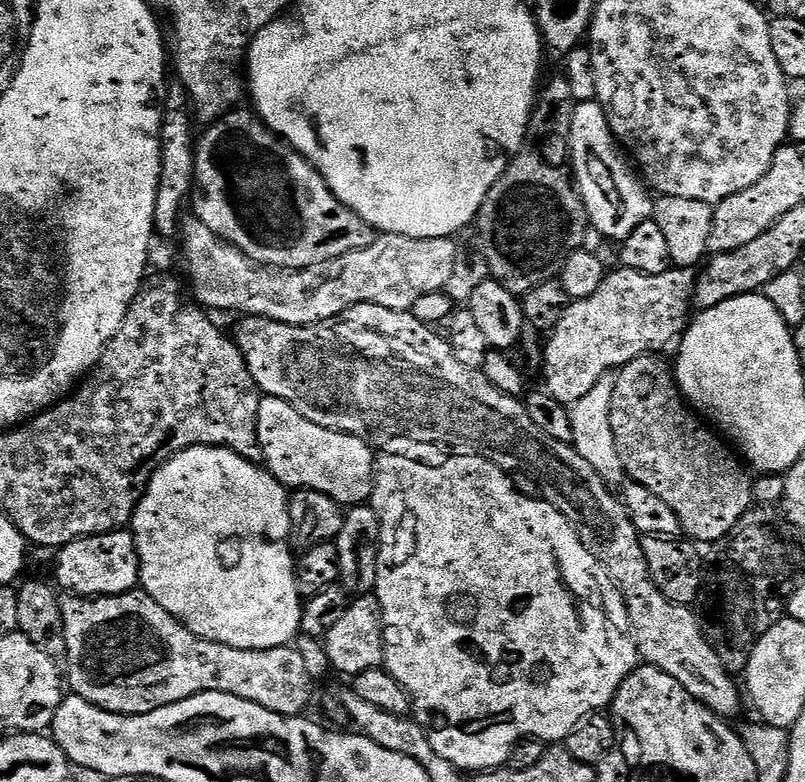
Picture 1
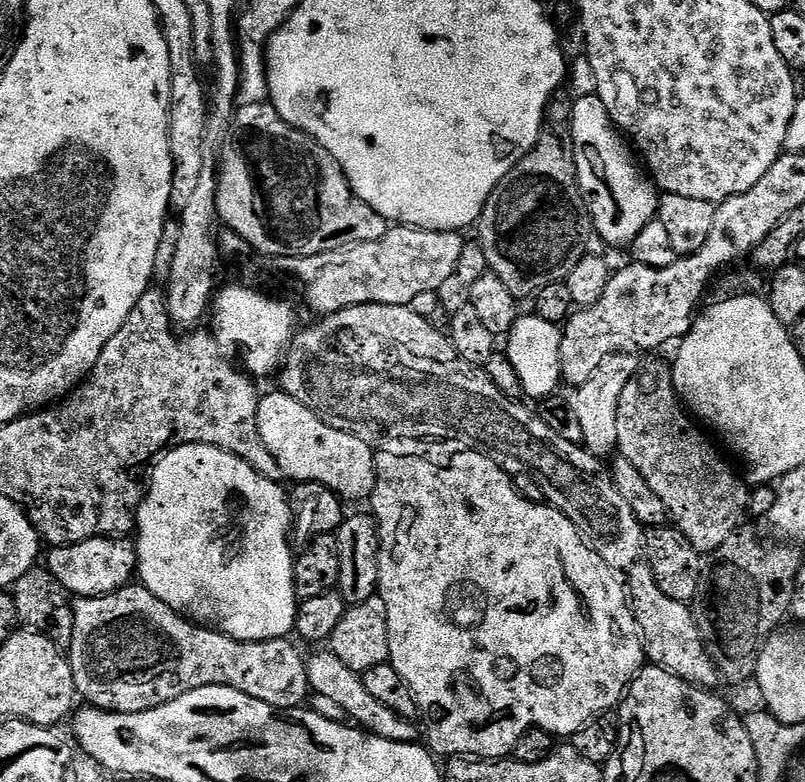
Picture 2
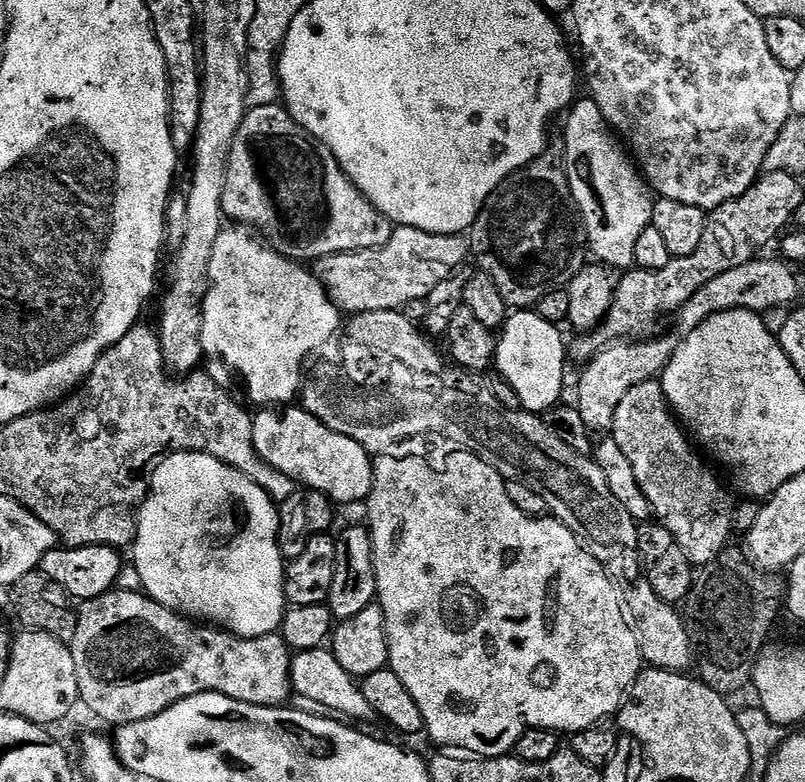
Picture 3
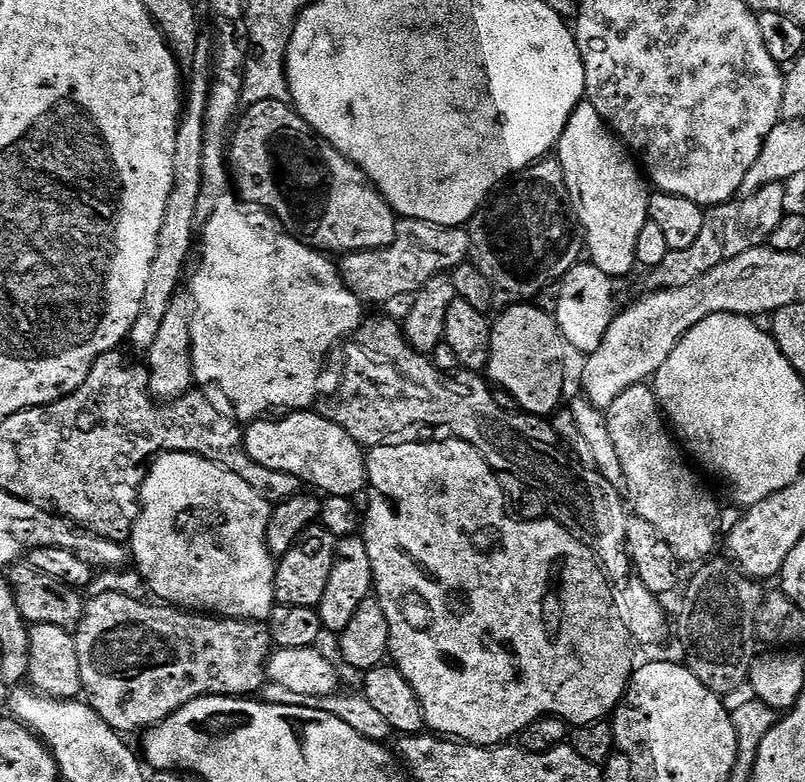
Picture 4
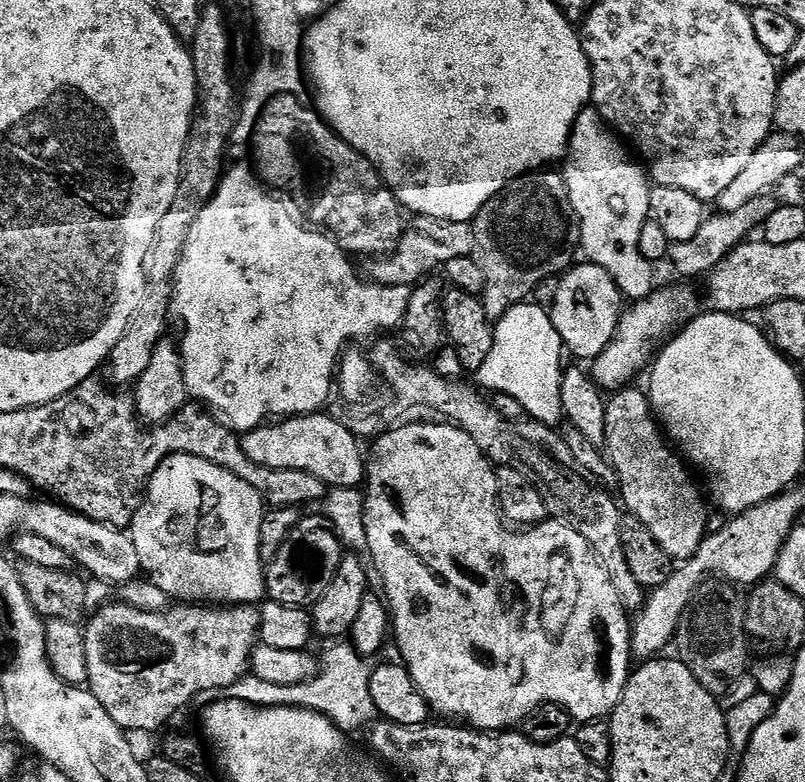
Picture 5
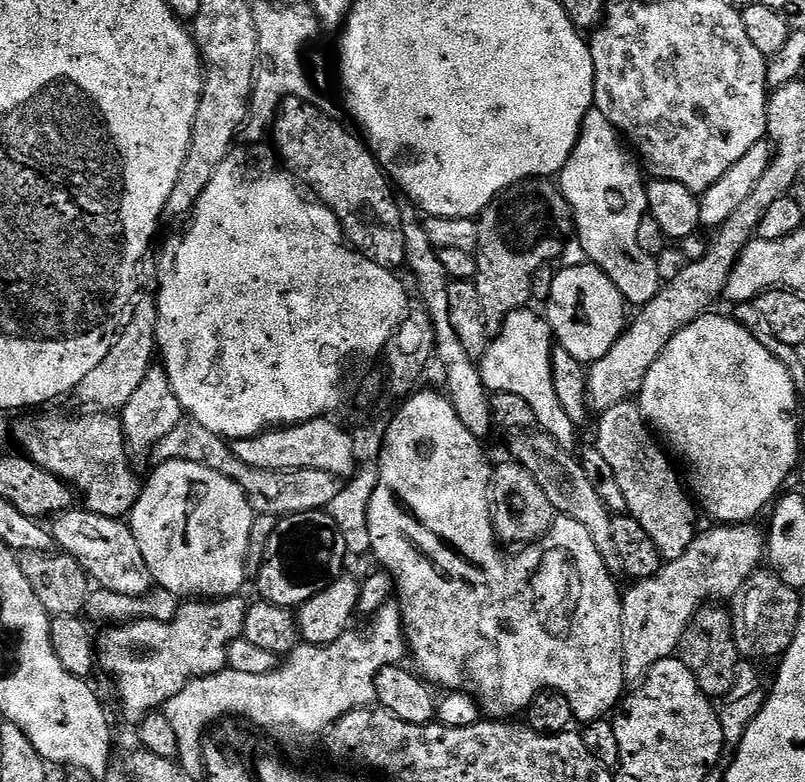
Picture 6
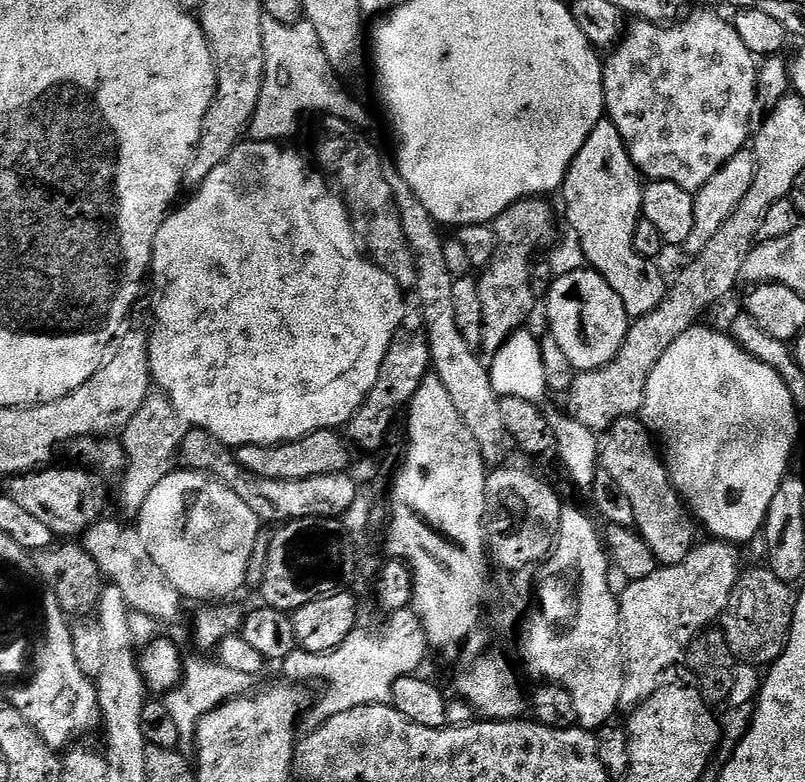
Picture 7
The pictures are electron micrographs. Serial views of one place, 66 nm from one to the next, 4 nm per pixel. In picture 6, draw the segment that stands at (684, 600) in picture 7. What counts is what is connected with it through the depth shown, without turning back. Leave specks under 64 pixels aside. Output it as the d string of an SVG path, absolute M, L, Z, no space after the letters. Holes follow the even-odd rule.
M751 523L741 526L712 526L709 532L701 531L695 542L682 554L682 558L667 561L656 576L637 580L629 592L623 593L624 601L624 678L640 682L658 662L675 657L685 643L692 621L709 602L722 602L731 596L739 597L746 585L766 560L766 536Z

